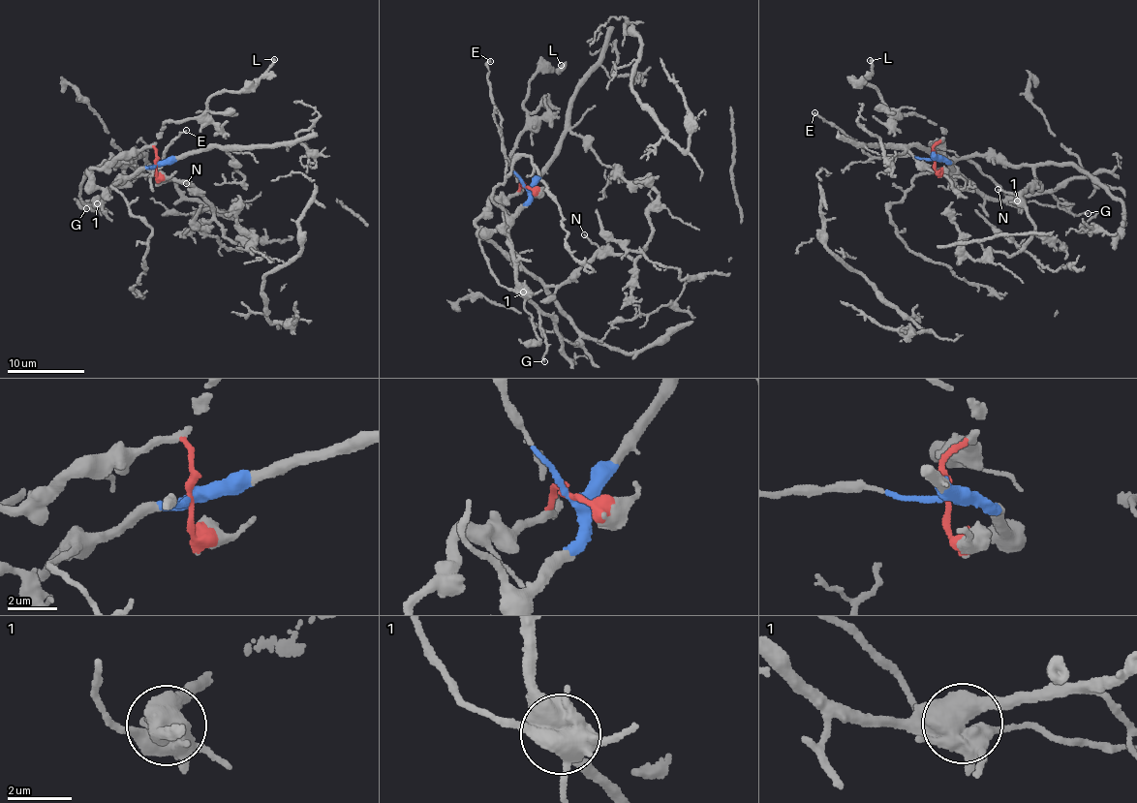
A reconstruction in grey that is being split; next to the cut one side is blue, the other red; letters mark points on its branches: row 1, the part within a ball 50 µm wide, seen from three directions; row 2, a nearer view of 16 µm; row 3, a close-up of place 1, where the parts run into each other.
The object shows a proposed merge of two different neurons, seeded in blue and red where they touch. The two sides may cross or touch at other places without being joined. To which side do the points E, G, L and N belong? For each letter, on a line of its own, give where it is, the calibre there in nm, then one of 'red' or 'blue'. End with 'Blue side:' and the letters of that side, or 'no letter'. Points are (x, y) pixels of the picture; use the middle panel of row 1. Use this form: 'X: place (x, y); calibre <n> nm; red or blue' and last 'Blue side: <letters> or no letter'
E: place (490, 61); calibre 160 nm; blue
G: place (544, 361); calibre 160 nm; blue
L: place (561, 65); calibre 200 nm; red
N: place (584, 234); calibre 130 nm; red
Blue side: E, G

